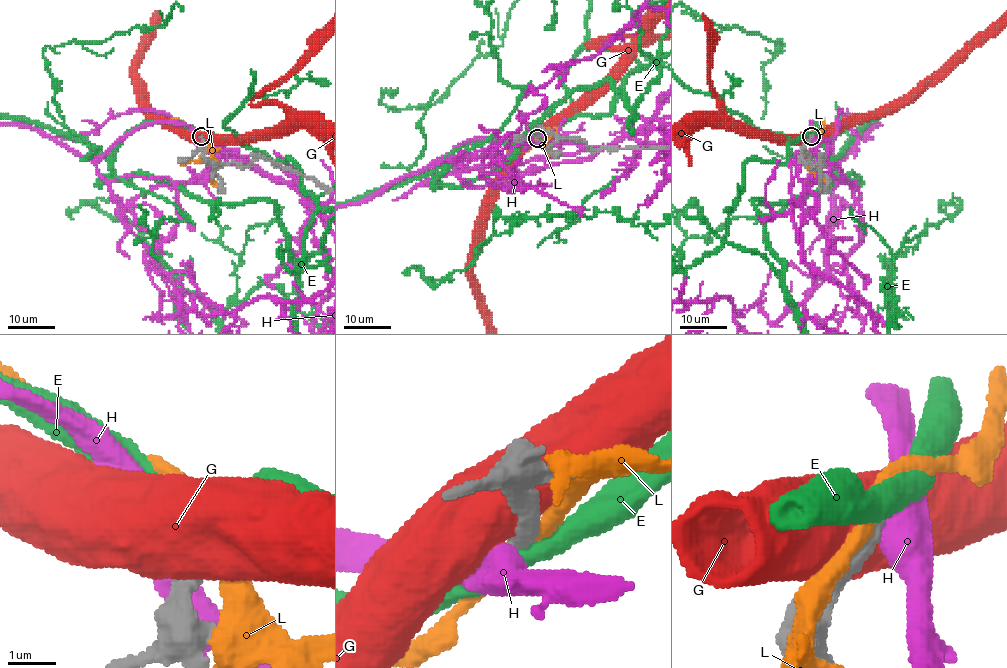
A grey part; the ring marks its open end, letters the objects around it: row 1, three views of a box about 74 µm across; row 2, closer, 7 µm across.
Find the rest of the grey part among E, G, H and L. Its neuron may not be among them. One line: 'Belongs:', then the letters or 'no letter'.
Belongs: no letter

